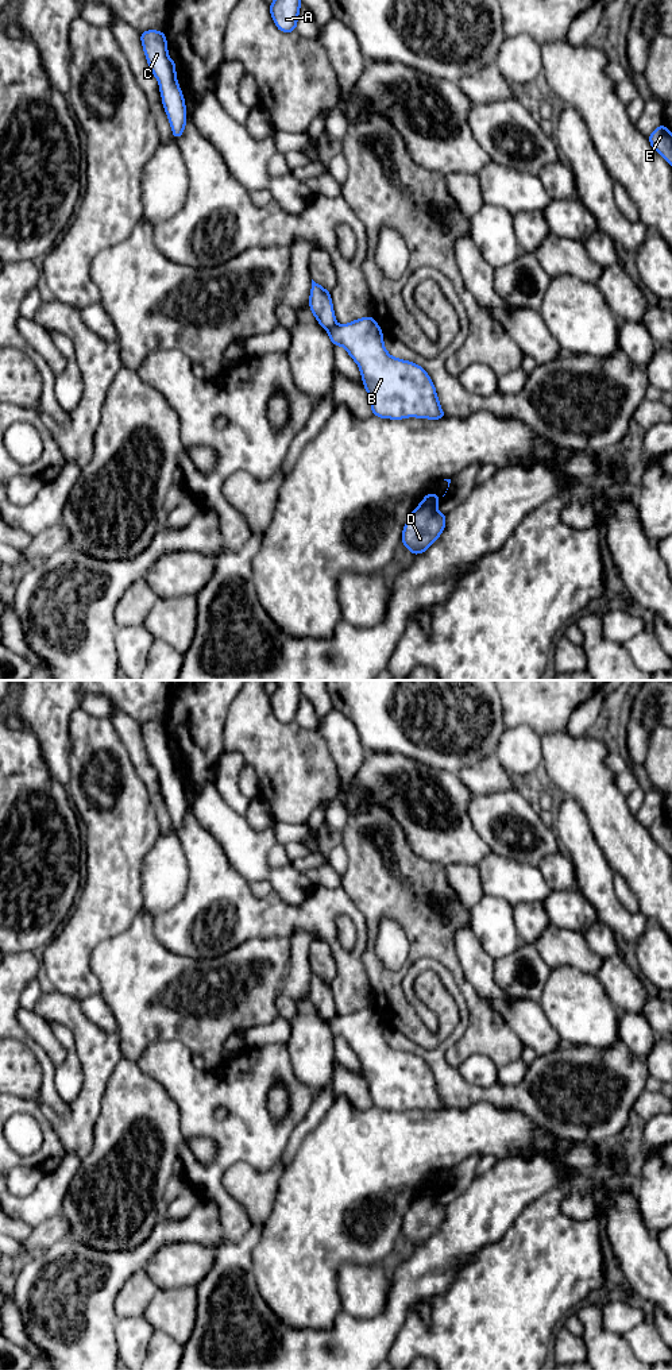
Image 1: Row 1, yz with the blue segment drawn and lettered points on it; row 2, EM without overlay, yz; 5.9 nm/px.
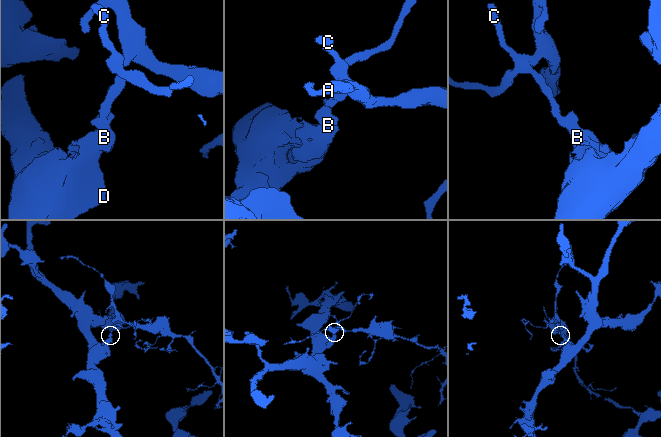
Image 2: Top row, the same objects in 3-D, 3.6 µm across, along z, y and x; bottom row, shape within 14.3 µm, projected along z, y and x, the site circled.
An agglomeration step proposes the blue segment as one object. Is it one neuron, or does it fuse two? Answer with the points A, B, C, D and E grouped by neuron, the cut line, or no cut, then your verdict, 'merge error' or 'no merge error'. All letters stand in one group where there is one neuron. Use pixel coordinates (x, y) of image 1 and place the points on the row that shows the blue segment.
A C / B D E | yz (336, 324), (328, 331) | merge error

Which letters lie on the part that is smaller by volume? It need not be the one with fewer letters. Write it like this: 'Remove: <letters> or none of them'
Remove: A, C

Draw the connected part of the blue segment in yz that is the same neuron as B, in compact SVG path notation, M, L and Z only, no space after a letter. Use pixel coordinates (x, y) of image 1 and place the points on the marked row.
M374 317L358 319L328 331L333 346L343 346L358 363L374 416L402 420L405 417L445 418L436 389L426 371L408 360L393 358L383 346L383 333Z

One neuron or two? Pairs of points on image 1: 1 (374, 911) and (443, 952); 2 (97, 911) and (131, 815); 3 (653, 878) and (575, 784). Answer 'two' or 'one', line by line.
1: one
2: one
3: one

